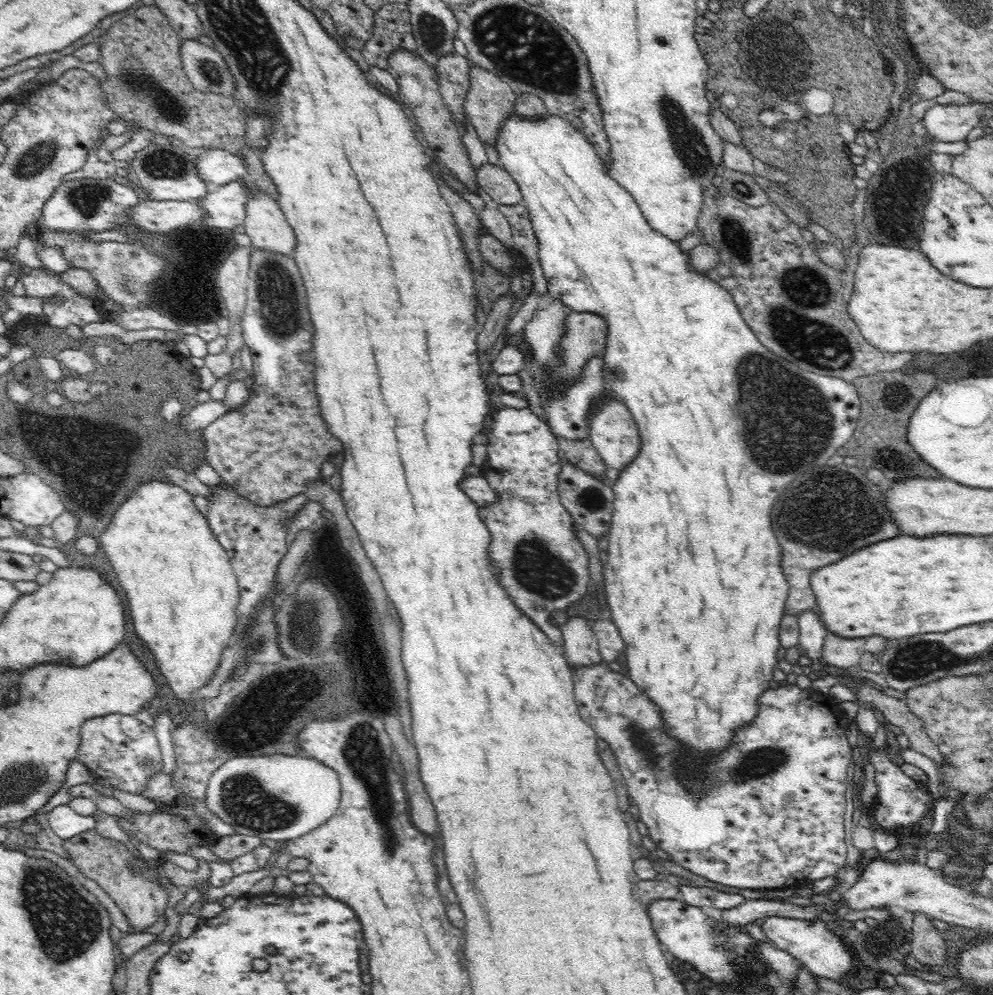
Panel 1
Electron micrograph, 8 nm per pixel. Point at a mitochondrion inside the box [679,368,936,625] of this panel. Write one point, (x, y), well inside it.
(830, 514)

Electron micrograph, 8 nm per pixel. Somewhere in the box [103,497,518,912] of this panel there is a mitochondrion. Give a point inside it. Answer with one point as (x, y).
(250, 802)

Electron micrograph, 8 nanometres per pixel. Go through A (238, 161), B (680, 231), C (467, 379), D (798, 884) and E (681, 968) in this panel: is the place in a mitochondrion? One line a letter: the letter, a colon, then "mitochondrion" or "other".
A: other
B: other
C: other
D: other
E: other

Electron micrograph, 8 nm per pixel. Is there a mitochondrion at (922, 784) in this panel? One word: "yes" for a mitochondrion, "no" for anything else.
no

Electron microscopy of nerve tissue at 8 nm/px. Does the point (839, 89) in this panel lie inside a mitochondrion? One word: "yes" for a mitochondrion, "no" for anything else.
no

